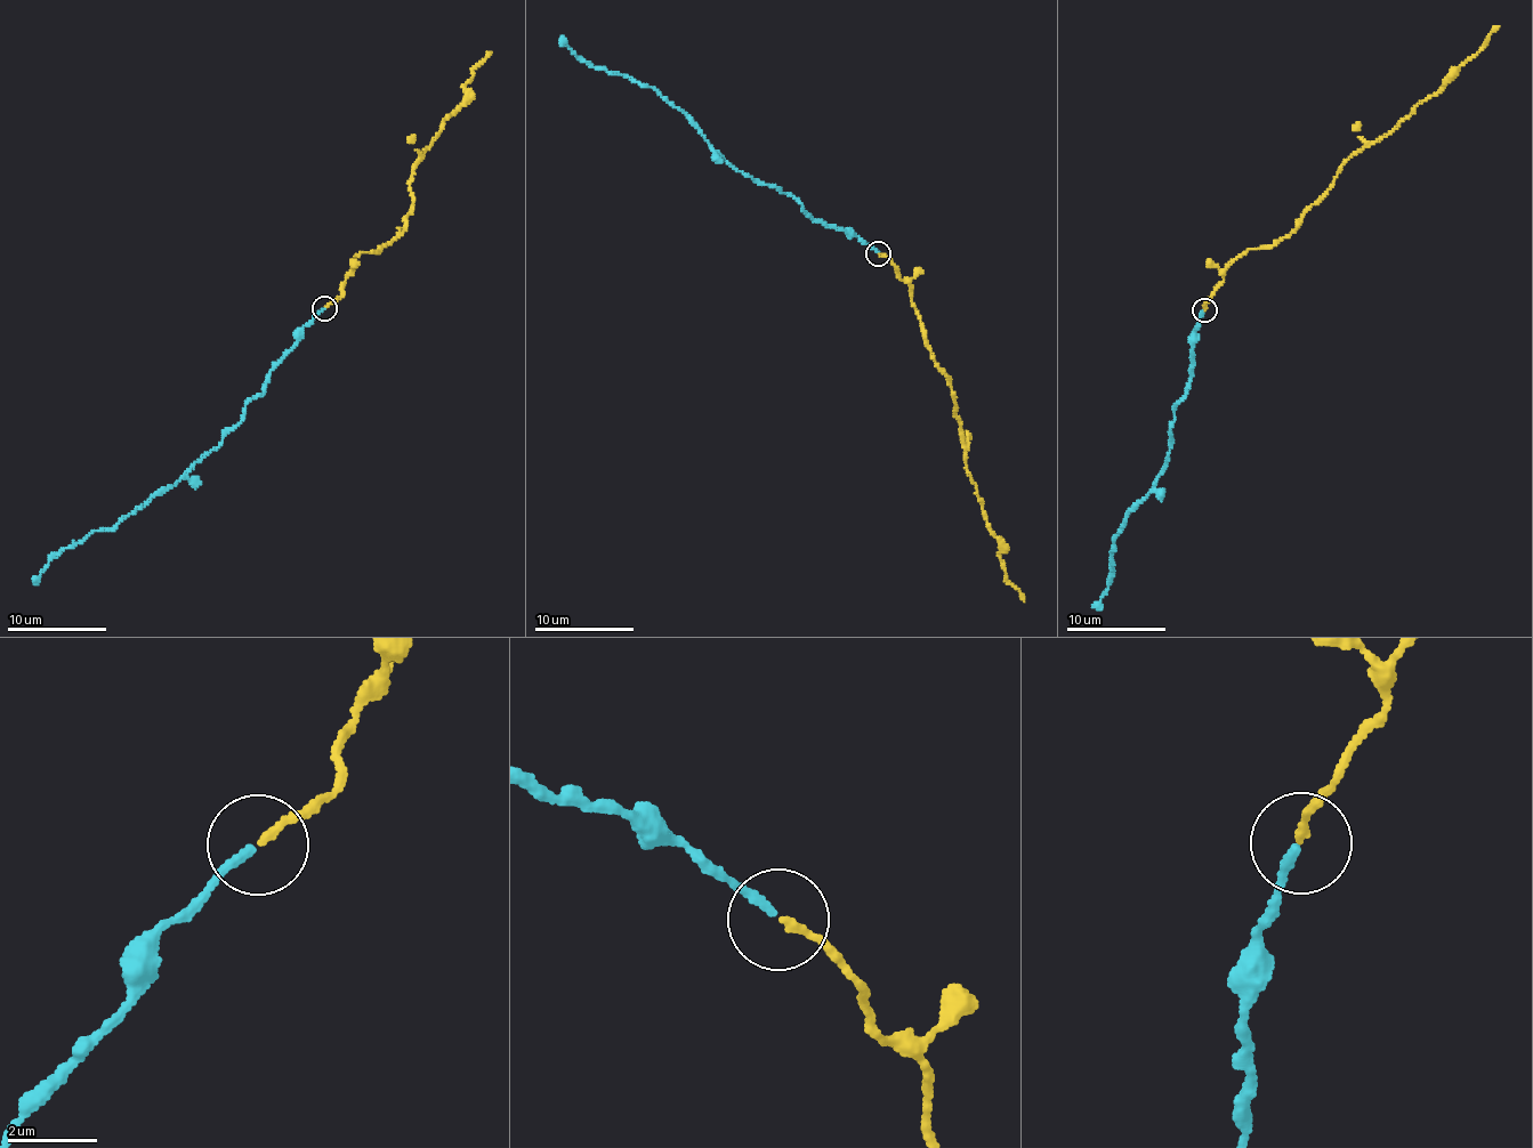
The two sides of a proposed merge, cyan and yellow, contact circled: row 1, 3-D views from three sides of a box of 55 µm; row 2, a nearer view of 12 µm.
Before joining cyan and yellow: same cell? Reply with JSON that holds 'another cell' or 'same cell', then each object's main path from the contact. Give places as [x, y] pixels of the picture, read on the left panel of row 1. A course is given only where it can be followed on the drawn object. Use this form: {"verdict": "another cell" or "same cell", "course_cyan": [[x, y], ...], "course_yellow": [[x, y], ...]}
{"verdict": "same cell", "course_cyan": [[324, 308], [303, 328], [303, 338], [269, 372], [263, 391], [217, 447], [119, 523], [66, 548], [34, 581]], "course_yellow": [[325, 308], [341, 294], [354, 259], [388, 244], [403, 228], [416, 167], [464, 100], [473, 69], [492, 53]]}

